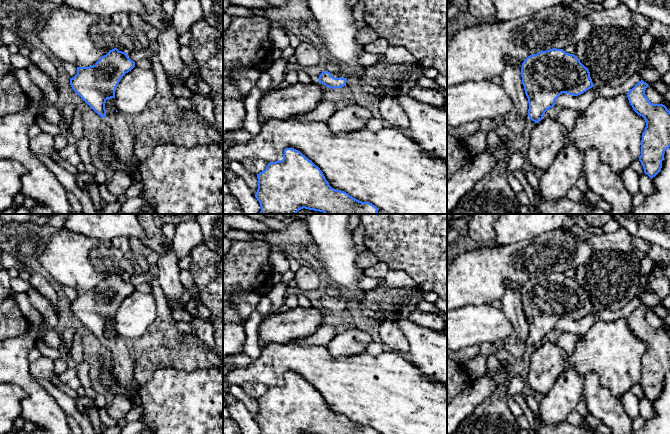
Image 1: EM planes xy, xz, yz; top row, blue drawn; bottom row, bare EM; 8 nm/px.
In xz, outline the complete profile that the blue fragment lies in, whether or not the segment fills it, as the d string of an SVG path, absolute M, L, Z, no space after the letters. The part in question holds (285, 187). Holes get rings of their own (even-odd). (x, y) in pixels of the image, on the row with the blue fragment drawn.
M286 148L283 159L268 163L257 178L255 197L261 207L259 214L296 214L303 208L324 214L378 214L379 209L372 203L359 201L332 188L320 168L294 148Z

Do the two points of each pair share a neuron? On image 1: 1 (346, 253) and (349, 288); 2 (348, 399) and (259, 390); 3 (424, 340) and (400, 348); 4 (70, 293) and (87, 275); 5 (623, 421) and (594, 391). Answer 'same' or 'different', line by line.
1: same
2: different
3: different
4: different
5: same

